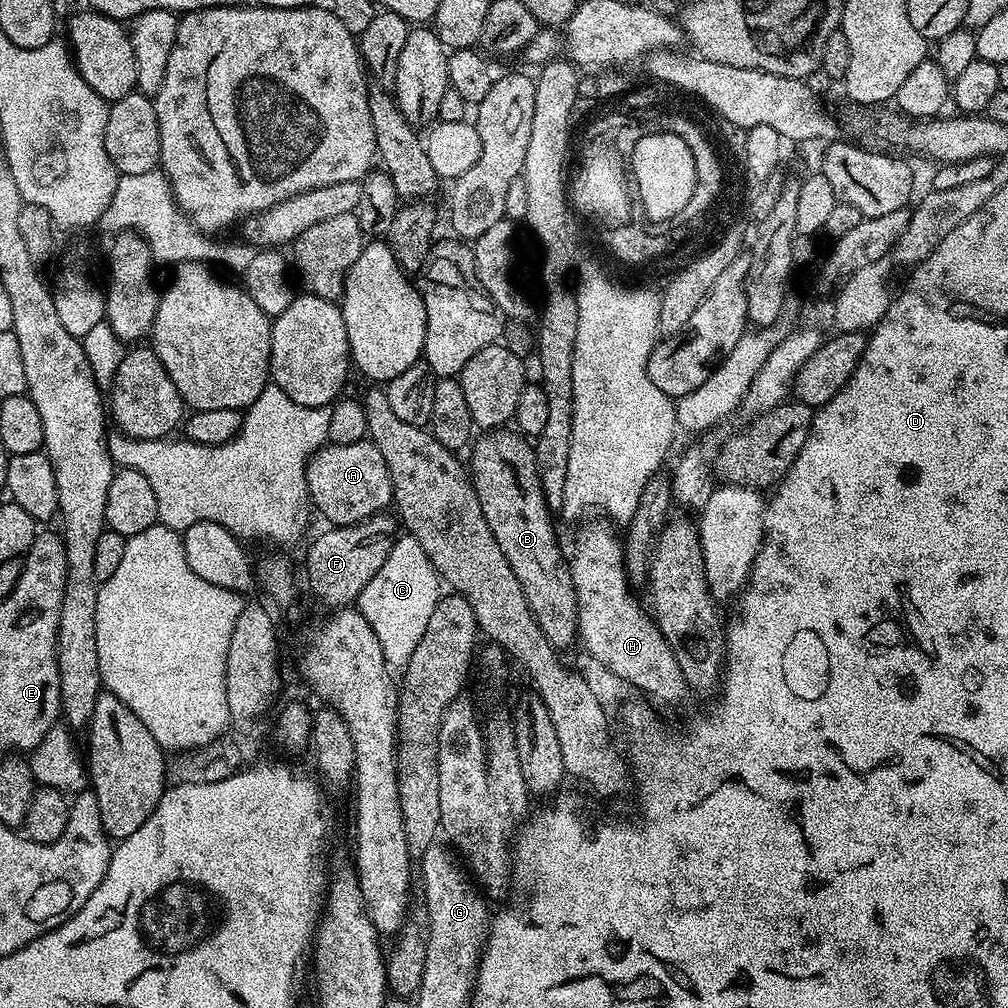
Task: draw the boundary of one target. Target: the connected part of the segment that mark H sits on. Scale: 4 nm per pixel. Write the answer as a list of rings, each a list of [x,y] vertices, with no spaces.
[[[592,519],[581,530],[576,553],[570,556],[579,643],[584,643],[583,651],[587,655],[599,658],[618,674],[653,691],[656,696],[664,698],[662,702],[674,702],[682,696],[684,688],[682,676],[674,664],[672,648],[657,628],[655,619],[650,618],[646,608],[644,613],[643,606],[632,593],[635,591],[628,583],[624,569],[624,545],[618,532],[616,536],[617,529],[607,519]]]

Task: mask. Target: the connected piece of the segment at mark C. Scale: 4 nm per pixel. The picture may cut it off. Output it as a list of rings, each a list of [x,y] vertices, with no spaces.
[[[407,534],[401,535],[388,552],[382,570],[366,582],[360,591],[358,610],[370,622],[370,630],[378,637],[382,654],[389,666],[396,660],[410,662],[410,656],[417,649],[418,642],[425,633],[430,614],[442,597],[442,581],[436,568],[430,562],[426,550],[417,540]]]

